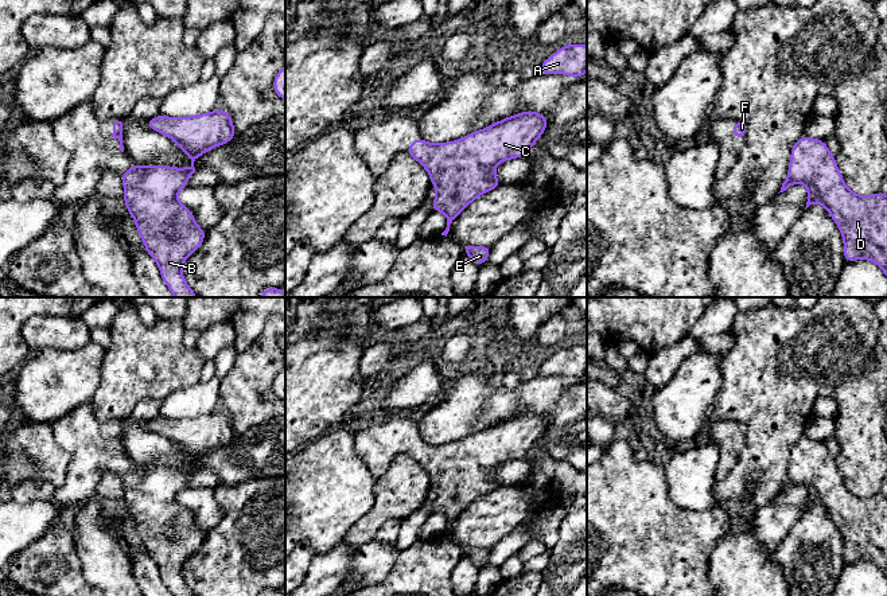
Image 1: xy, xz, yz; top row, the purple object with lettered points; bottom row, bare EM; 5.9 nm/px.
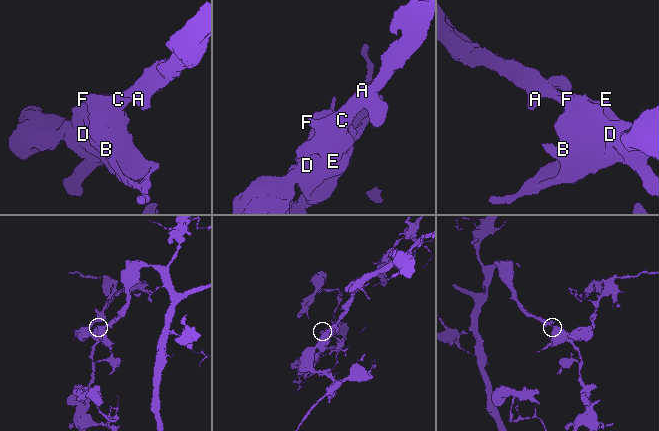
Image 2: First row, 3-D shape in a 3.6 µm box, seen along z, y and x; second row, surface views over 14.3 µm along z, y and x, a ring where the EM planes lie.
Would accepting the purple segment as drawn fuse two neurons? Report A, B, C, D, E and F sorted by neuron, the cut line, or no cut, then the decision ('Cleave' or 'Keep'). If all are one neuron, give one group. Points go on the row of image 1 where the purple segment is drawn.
Groups: A B C D E F. No split. Keep

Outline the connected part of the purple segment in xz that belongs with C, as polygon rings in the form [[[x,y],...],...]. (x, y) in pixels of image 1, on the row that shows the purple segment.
[[[526,110],[456,141],[431,144],[421,137],[411,141],[406,153],[428,171],[429,187],[437,187],[431,211],[439,210],[447,217],[441,235],[447,237],[452,221],[474,199],[503,184],[495,178],[497,164],[528,156],[546,126],[544,114]]]

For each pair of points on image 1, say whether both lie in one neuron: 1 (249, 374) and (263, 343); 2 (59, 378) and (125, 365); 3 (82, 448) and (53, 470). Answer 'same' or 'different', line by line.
1: same
2: different
3: different

